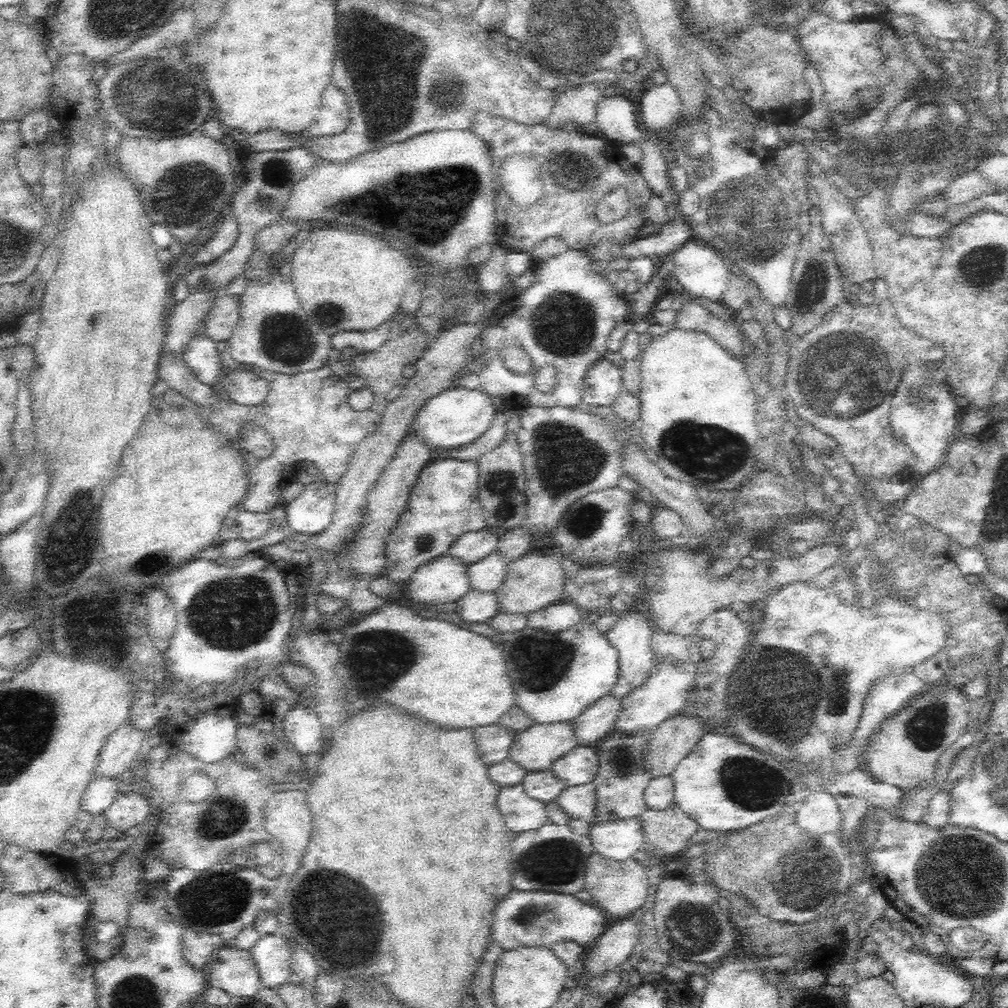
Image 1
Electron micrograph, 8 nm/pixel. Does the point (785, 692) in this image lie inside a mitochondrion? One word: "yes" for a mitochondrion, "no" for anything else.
yes

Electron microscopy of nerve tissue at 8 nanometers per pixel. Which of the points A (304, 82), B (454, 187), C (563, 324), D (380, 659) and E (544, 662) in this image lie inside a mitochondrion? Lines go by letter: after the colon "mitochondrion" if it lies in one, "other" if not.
A: other
B: mitochondrion
C: mitochondrion
D: mitochondrion
E: mitochondrion

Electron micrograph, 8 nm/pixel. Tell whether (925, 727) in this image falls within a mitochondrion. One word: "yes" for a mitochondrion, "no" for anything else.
yes

